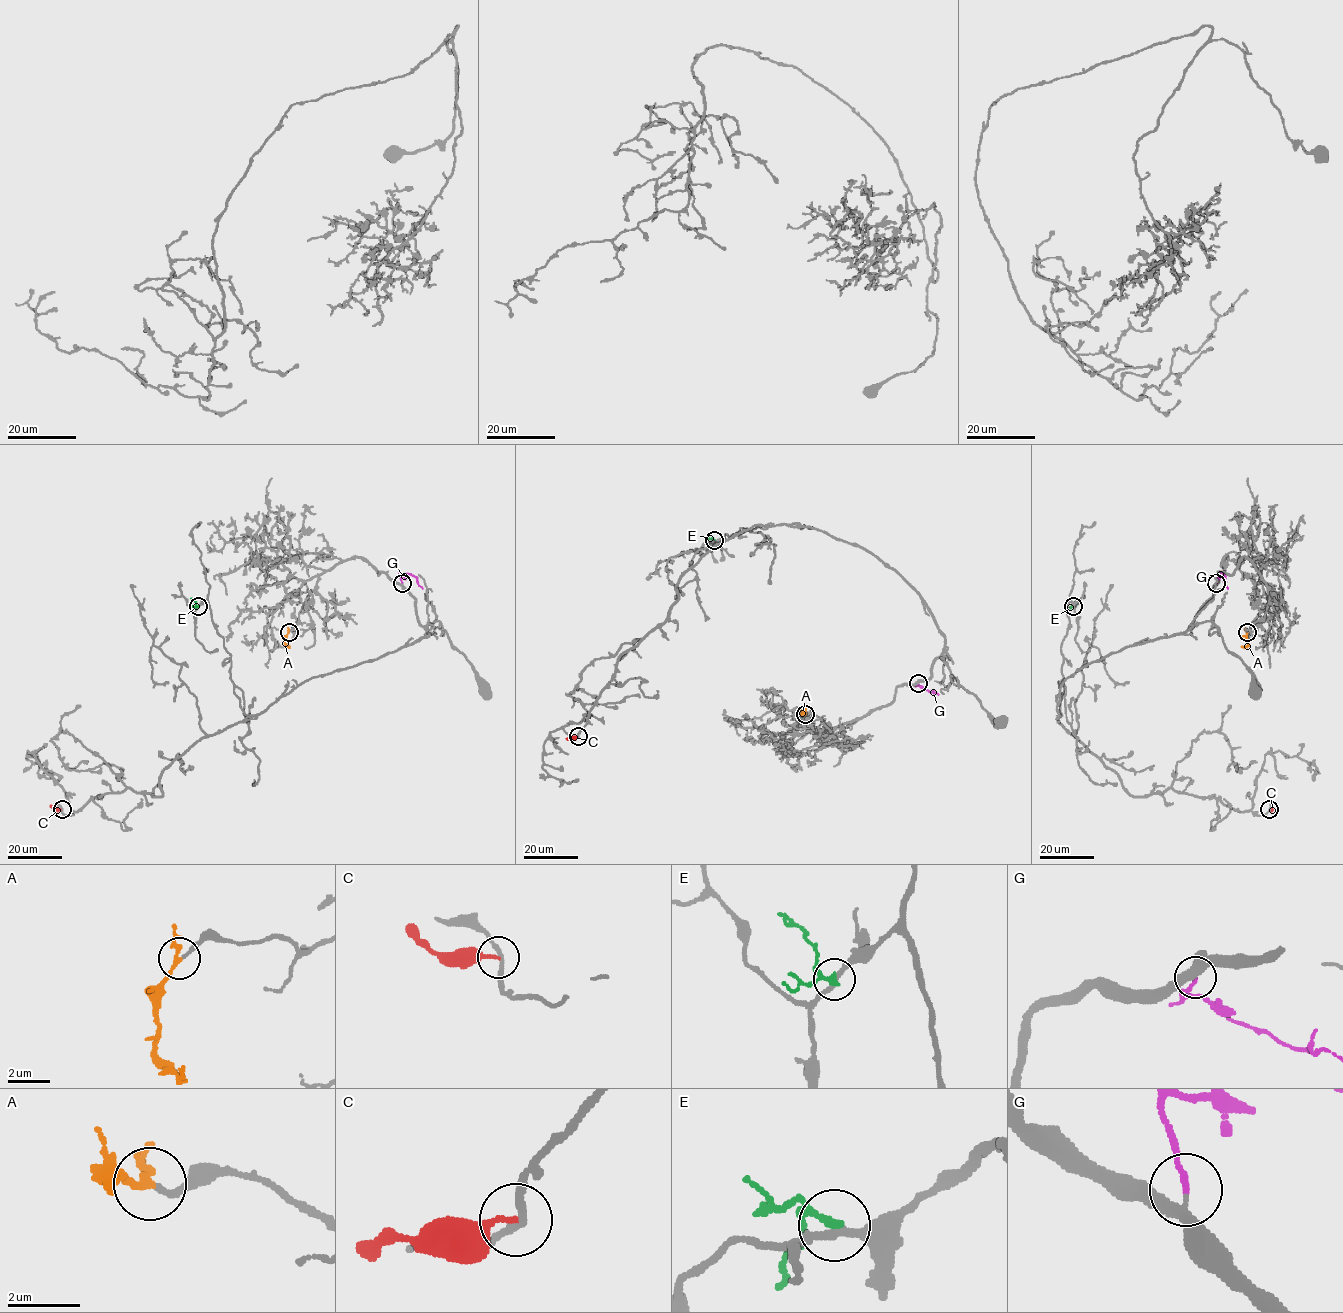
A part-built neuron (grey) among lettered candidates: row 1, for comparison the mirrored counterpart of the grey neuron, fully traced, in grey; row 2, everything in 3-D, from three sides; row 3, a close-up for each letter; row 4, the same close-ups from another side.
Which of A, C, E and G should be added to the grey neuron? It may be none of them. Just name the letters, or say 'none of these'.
A, G

